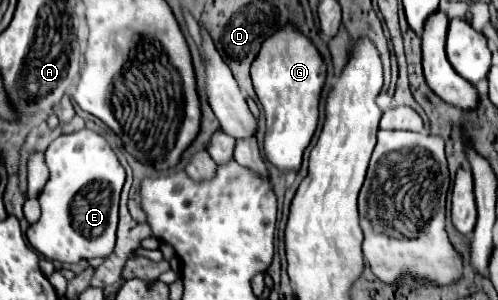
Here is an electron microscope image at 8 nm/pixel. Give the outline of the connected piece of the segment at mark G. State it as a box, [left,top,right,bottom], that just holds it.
[252,26,326,172]

